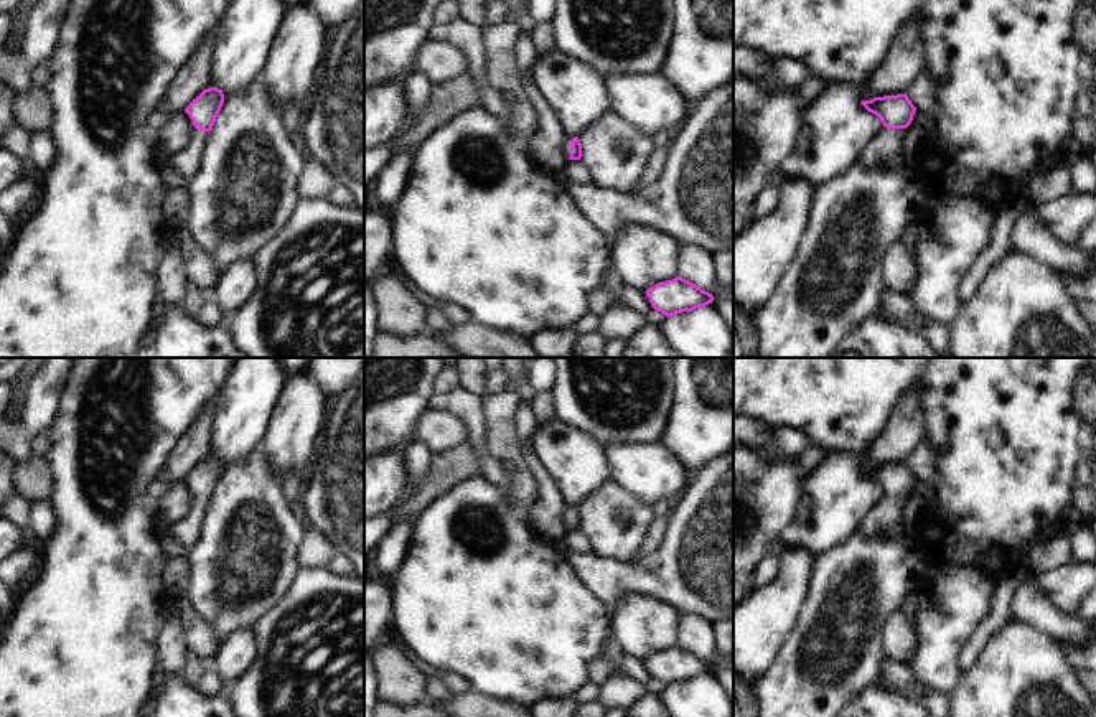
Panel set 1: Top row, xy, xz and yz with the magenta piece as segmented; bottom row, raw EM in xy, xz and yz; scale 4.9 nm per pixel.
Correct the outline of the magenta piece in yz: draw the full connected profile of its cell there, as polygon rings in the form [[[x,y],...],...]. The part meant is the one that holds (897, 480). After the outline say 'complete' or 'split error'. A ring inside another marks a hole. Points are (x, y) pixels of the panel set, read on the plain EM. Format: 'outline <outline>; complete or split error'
outline [[[905,463],[874,466],[860,471],[880,486],[883,496],[864,516],[859,534],[867,542],[893,542],[908,532],[902,521],[905,498],[911,493],[916,476]]]; split error

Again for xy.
outline [[[218,457],[204,458],[196,465],[185,481],[193,490],[194,499],[190,513],[178,523],[166,526],[166,534],[162,537],[168,557],[183,554],[188,557],[191,549],[203,536],[203,524],[209,511],[209,501],[224,473],[224,463]]]; split error

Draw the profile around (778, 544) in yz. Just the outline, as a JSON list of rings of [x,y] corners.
[[[781,529],[765,546],[765,554],[773,554],[778,559],[783,557],[789,544],[793,542],[793,534],[789,529]]]

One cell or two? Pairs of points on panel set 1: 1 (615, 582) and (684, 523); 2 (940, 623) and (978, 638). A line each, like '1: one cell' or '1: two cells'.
1: one cell
2: two cells

